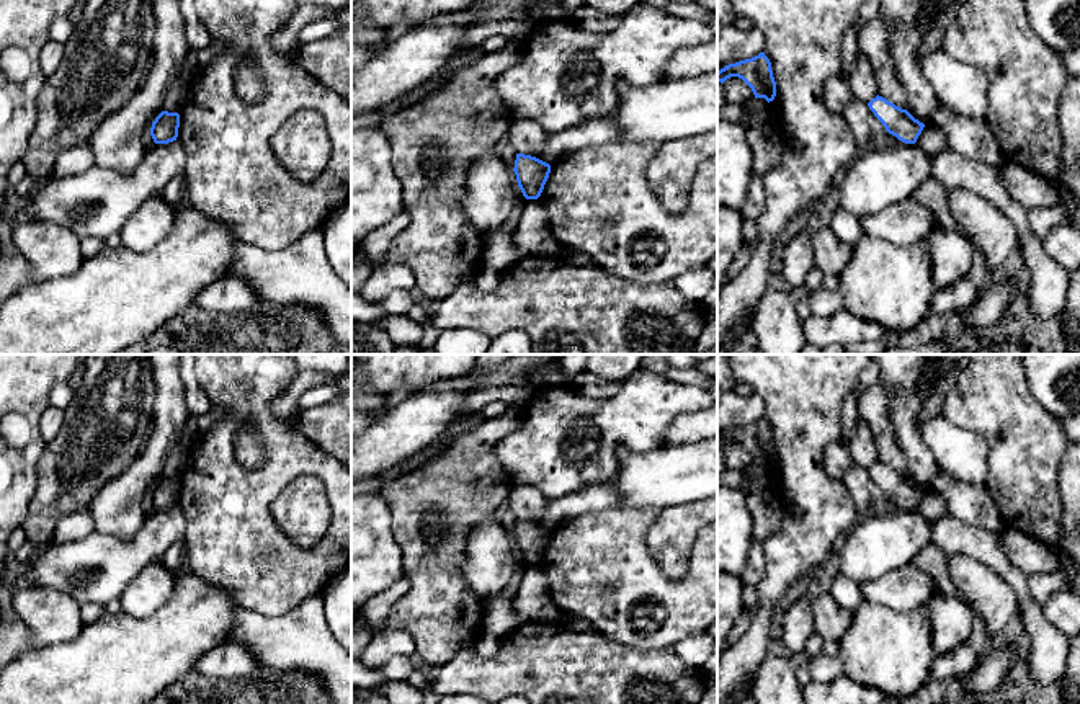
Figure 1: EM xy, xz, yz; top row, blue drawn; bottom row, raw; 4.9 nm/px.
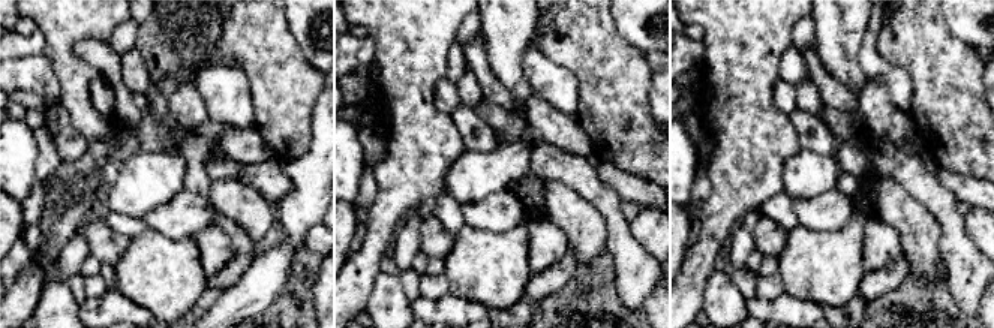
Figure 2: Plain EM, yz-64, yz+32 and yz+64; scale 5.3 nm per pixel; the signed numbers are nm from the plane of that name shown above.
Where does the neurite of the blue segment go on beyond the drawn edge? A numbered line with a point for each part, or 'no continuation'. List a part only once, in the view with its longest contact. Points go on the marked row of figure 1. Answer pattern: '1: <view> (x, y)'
no continuation

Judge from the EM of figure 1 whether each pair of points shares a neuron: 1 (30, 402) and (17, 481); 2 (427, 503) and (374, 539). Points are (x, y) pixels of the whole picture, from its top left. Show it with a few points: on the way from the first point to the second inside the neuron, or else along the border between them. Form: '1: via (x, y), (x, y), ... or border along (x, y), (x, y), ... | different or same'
1: via (35, 422), (35, 448), (23, 461) | same
2: border along (381, 494), (401, 565) | different

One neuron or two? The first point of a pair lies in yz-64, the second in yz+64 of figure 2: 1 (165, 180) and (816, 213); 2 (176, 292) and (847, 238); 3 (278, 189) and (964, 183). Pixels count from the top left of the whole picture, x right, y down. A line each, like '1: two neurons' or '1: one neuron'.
1: two neurons
2: one neuron
3: one neuron

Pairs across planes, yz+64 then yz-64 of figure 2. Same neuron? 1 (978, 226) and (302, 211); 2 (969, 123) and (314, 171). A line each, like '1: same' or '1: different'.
1: different
2: different

